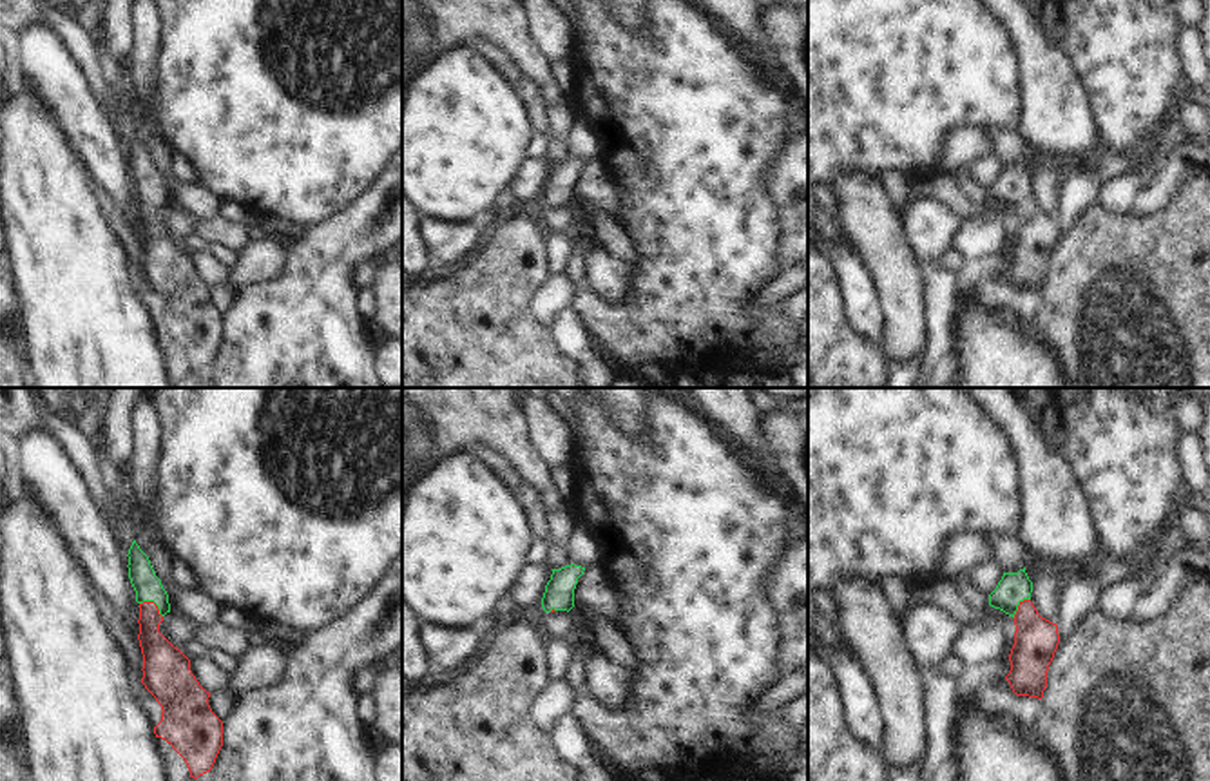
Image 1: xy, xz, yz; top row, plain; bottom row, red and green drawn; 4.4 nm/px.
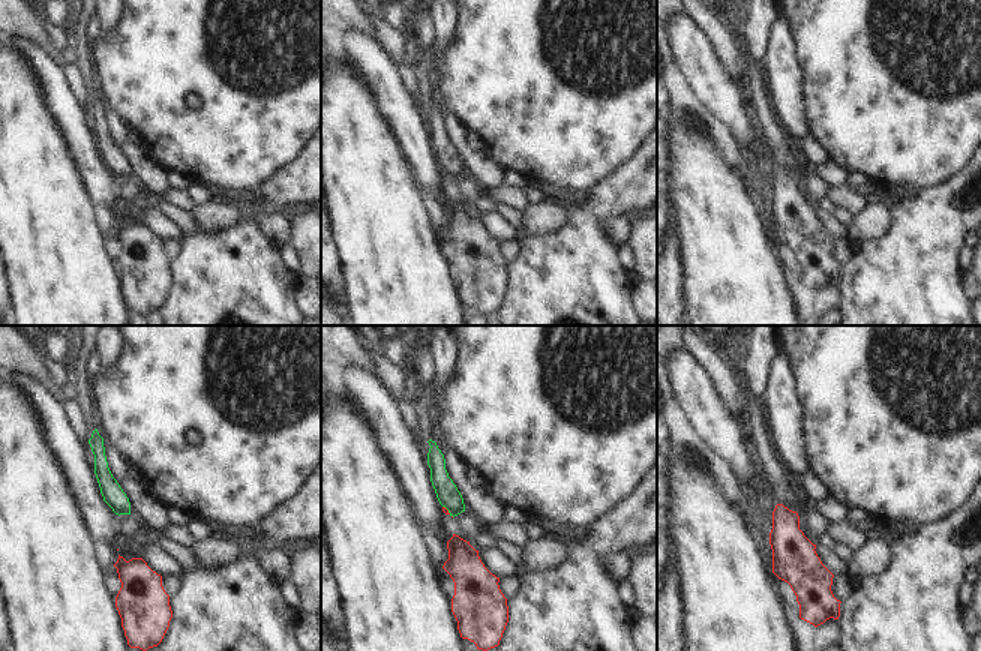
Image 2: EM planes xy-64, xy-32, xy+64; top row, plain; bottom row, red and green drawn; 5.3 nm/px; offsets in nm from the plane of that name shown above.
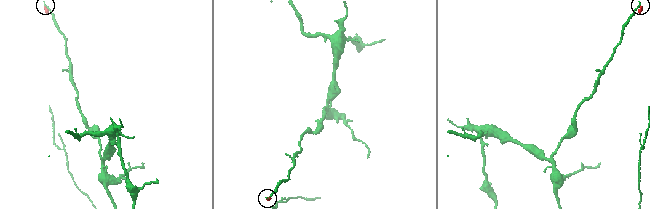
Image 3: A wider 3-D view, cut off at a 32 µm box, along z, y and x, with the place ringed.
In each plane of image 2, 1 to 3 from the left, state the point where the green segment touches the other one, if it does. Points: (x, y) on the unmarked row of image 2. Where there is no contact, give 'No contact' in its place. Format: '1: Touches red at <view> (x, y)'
1: No contact
2: Touches red at xy-32 (447, 176)
3: No contact.

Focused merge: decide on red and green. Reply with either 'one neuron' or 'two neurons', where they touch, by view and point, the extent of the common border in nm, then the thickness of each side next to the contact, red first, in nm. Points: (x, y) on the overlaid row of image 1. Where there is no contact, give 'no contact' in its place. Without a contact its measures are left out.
one neuron; contact xy (154, 604); length 120 nm; calibres 160 and 120 nm

